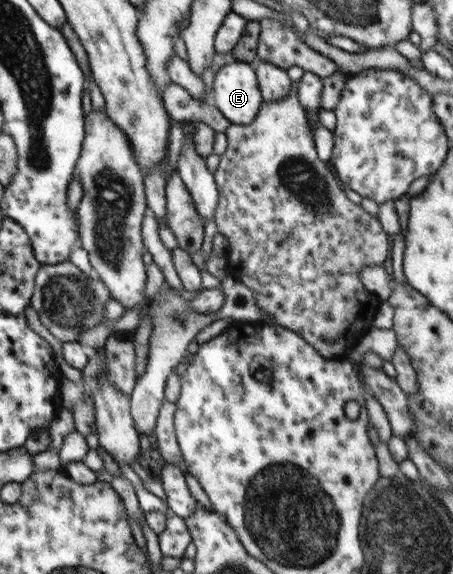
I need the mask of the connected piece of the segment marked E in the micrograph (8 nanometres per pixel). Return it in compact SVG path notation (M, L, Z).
M233 60L215 73L212 101L232 124L251 124L262 105L255 66Z

